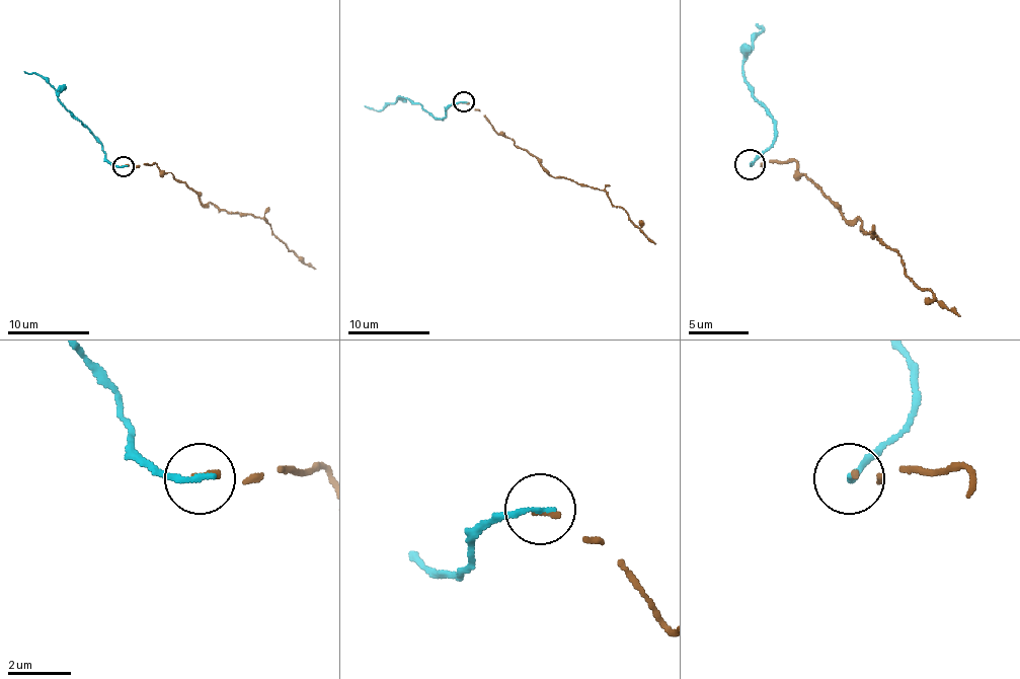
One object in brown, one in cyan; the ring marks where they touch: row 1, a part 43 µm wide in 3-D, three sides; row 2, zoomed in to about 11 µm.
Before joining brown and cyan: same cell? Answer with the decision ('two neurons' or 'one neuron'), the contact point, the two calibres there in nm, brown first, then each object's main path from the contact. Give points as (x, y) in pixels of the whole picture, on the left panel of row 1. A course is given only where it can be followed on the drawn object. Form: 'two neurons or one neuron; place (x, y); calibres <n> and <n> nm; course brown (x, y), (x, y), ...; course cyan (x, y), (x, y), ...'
one neuron; place (124, 166); calibres 160 and 190 nm; course brown (123, 165), (155, 163), (188, 186), (205, 205), (261, 217), (289, 249), (315, 269); course cyan (123, 165), (112, 165), (102, 151), (100, 141), (59, 100), (59, 94), (41, 76), (24, 71)

